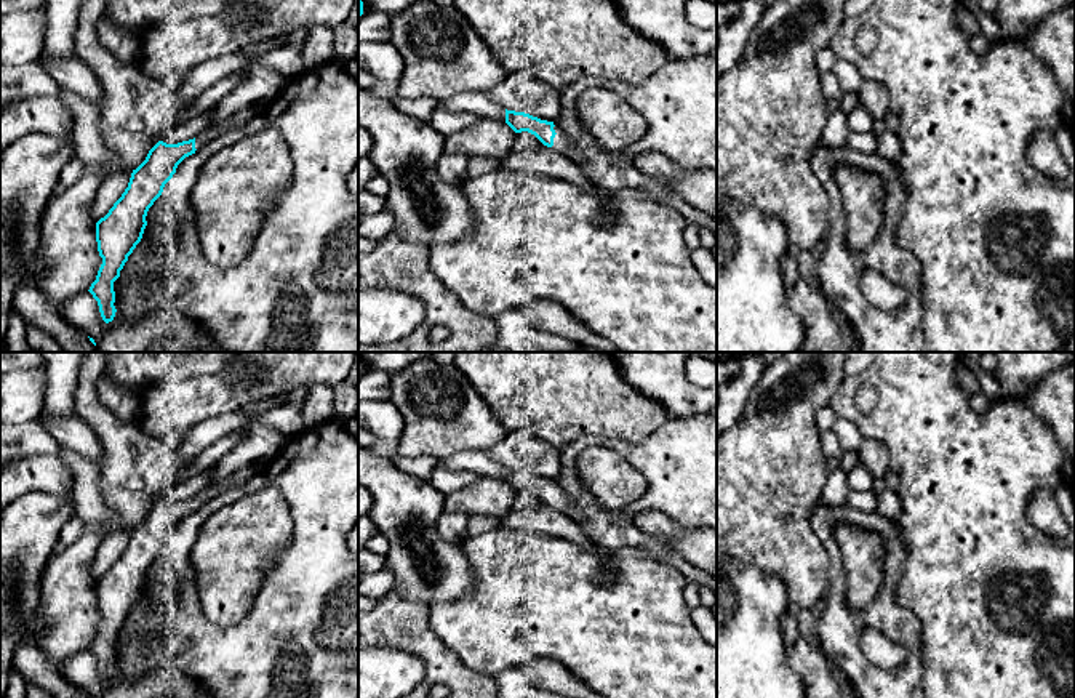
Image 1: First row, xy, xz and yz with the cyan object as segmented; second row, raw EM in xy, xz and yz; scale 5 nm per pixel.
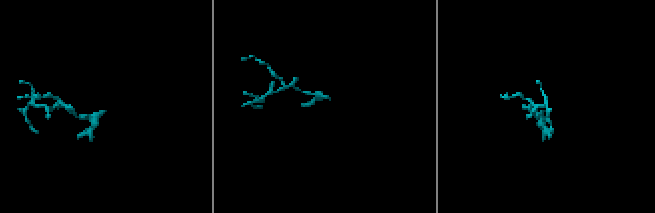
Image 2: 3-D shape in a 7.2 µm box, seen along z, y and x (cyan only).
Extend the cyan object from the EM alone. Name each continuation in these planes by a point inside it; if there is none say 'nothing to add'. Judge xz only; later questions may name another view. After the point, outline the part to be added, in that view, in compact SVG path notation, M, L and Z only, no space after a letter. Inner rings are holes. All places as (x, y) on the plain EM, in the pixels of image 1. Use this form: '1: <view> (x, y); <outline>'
1: xz (562, 501); M553 485L555 488L555 496L553 496L553 509L558 509L565 512L566 515L581 515L582 514L582 506L577 504L574 499L571 499L560 485Z

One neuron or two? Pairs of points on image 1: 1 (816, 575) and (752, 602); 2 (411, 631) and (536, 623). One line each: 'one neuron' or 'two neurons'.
1: two neurons
2: two neurons

